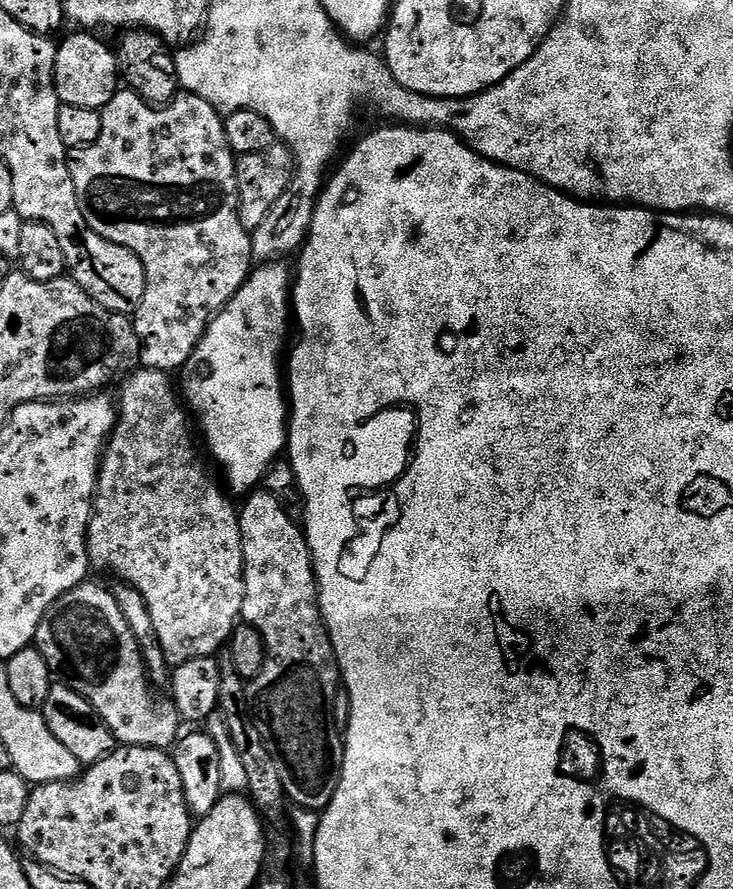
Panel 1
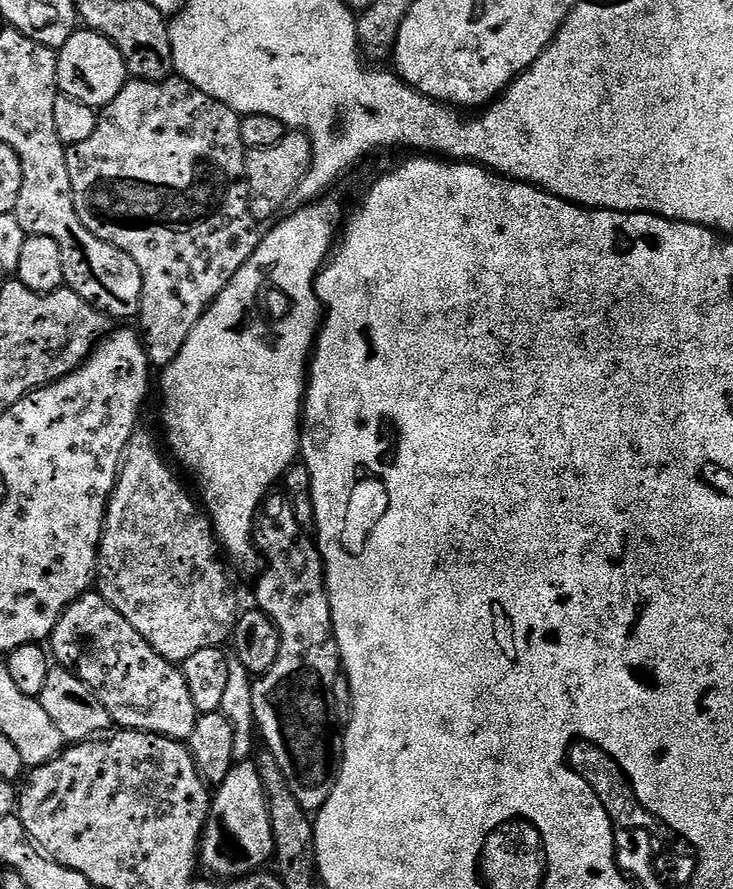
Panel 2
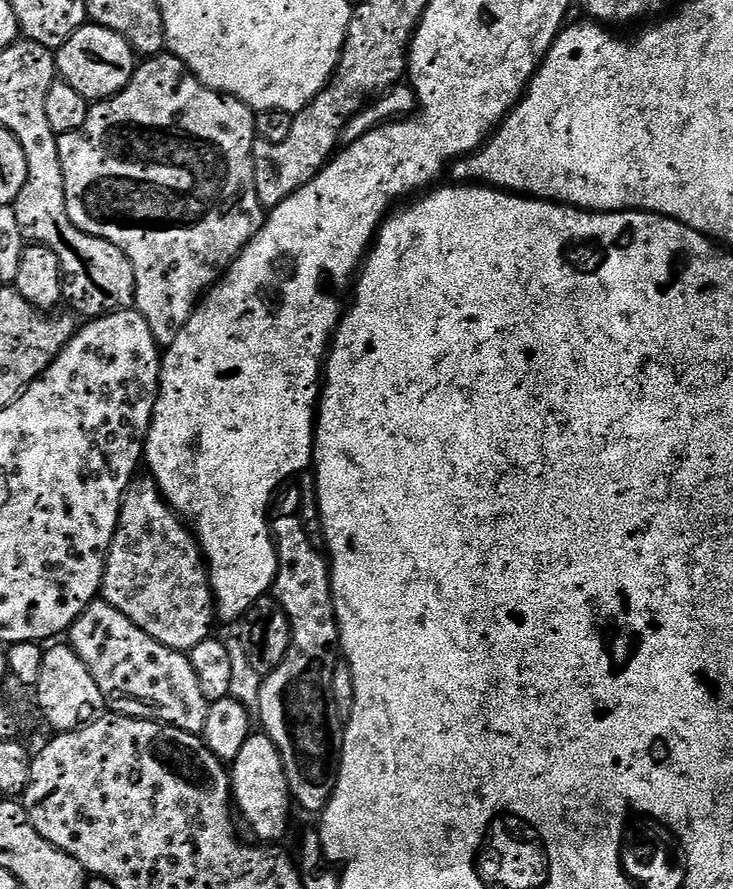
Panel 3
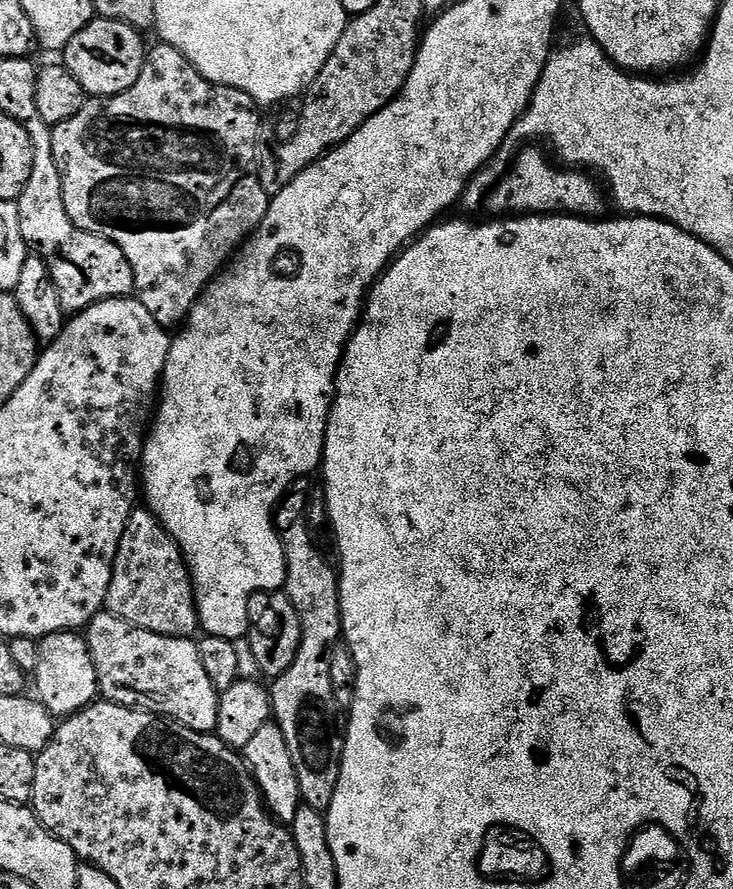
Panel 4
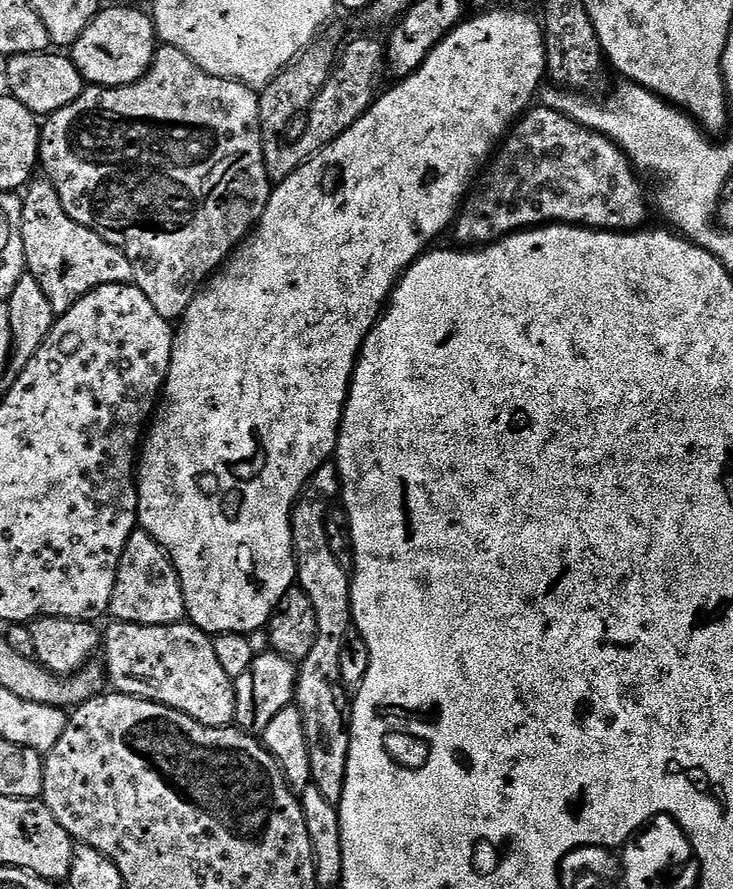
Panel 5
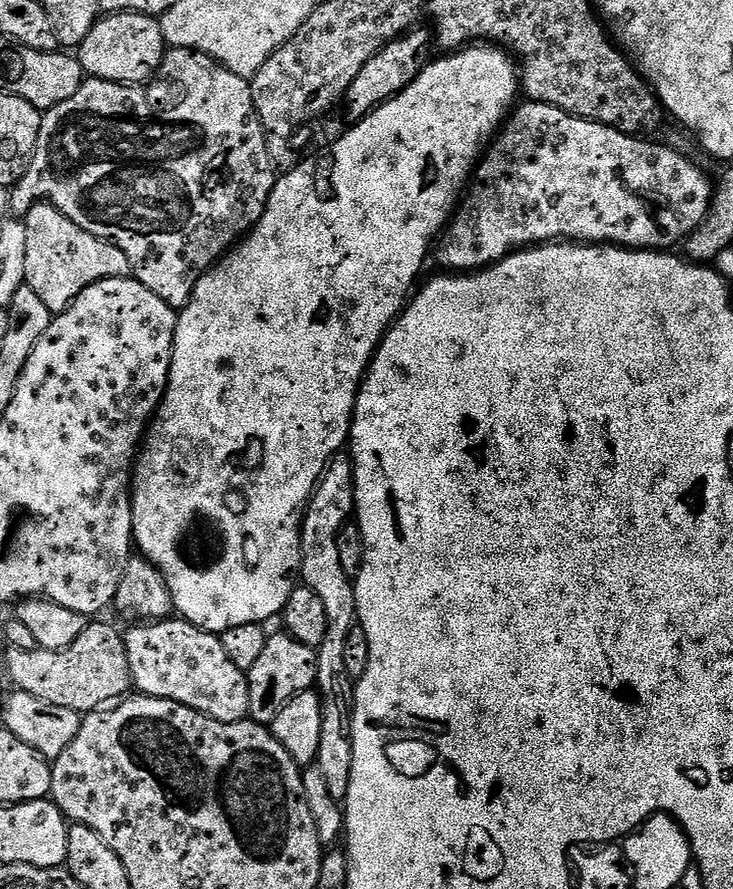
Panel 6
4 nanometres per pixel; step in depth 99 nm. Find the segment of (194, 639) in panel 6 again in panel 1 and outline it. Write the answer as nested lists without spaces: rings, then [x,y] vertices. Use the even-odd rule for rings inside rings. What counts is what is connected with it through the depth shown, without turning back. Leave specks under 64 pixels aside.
[[[92,583],[79,584],[74,590],[62,594],[62,598],[58,598],[58,602],[46,610],[36,631],[34,646],[42,658],[46,658],[53,677],[72,685],[78,694],[85,696],[121,745],[171,749],[182,732],[182,721],[176,705],[171,699],[159,700],[152,693],[154,685],[144,668],[140,643],[134,638],[130,626],[126,626],[126,618],[122,618],[122,610],[115,595],[111,591],[107,592],[102,585]]]

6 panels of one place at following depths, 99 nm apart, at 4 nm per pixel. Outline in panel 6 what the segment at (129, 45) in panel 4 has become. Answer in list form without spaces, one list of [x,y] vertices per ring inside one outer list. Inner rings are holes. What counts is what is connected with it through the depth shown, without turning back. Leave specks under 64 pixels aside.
[[[113,12],[97,20],[94,30],[86,34],[86,42],[78,49],[80,65],[84,67],[85,77],[94,80],[109,80],[115,84],[140,86],[153,79],[164,63],[166,45],[157,17],[146,16],[143,12]]]

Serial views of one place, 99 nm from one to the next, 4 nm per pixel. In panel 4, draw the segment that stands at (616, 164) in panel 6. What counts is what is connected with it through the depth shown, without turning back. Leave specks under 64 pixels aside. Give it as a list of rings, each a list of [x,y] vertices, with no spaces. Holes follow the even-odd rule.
[[[524,146],[515,153],[508,171],[504,173],[503,180],[494,185],[486,197],[486,208],[492,211],[489,213],[496,218],[533,214],[599,217],[603,213],[600,211],[604,208],[604,196],[606,200],[606,192],[601,181],[587,171],[577,170],[571,166],[561,166],[559,163],[552,164],[553,157],[540,148],[543,147]]]

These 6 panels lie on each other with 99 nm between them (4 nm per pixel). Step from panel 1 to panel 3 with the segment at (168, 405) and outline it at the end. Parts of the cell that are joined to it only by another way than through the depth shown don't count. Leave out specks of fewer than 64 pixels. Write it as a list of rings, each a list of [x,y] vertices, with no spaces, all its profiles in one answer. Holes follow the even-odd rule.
[[[143,478],[137,479],[130,485],[127,494],[124,496],[124,501],[120,507],[120,527],[116,529],[112,545],[108,551],[102,598],[110,606],[114,606],[122,614],[126,614],[126,618],[130,618],[142,630],[146,630],[146,634],[150,634],[150,638],[162,642],[162,646],[170,646],[179,652],[187,654],[192,651],[194,646],[198,646],[198,642],[209,639],[213,635],[212,623],[217,623],[218,620],[216,615],[216,597],[212,595],[212,581],[208,578],[208,566],[204,559],[204,553],[201,552],[200,544],[196,541],[195,535],[190,531],[189,525],[168,507],[167,500],[161,496],[155,480],[151,478],[145,478],[145,480]]]

